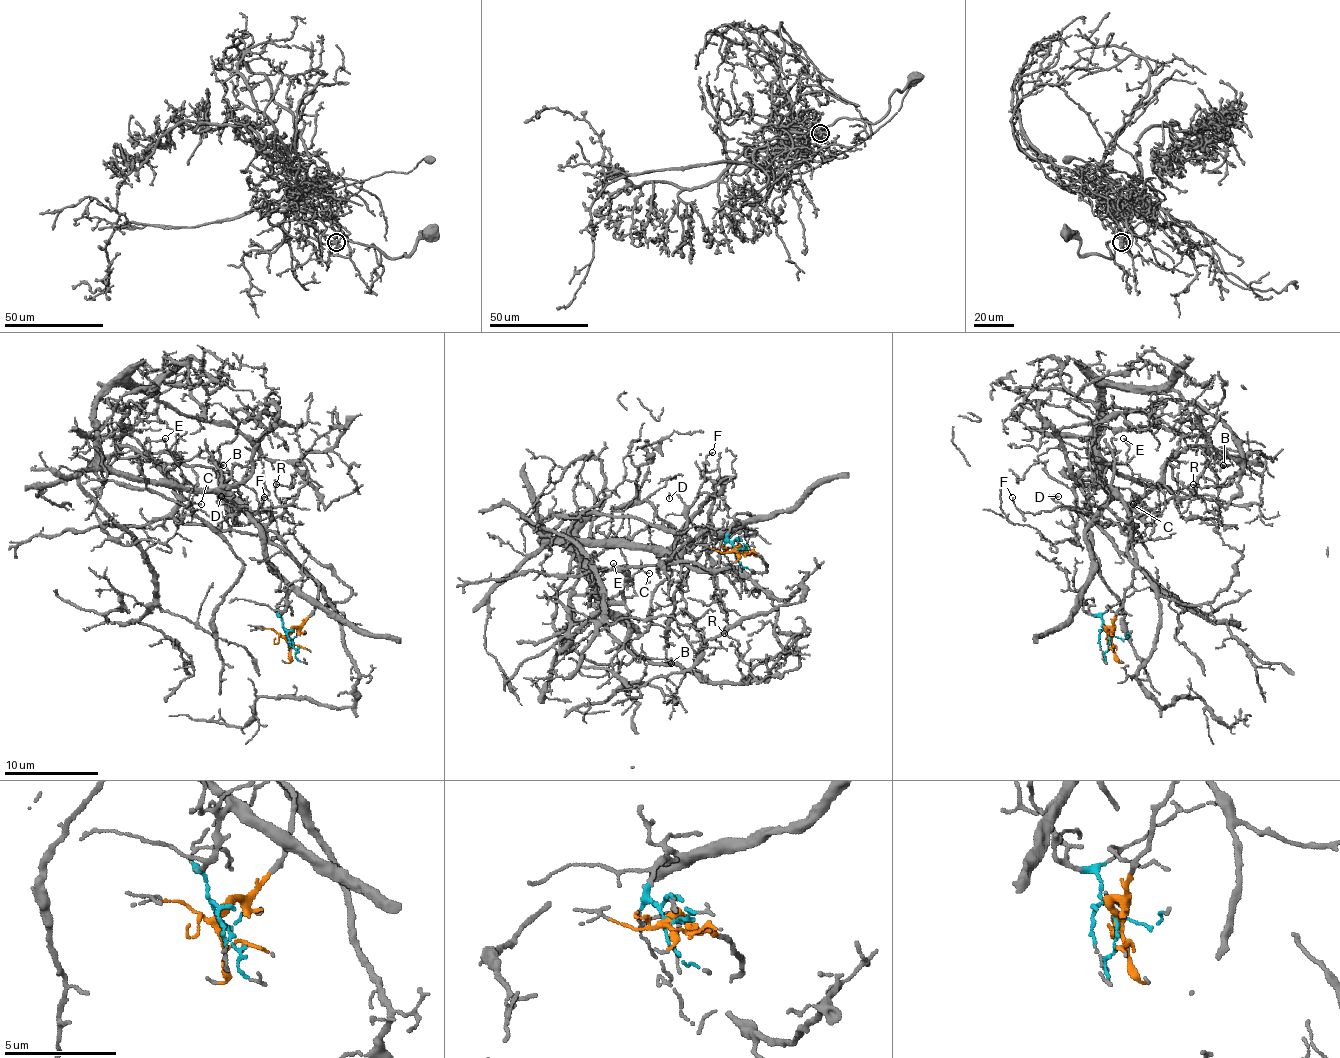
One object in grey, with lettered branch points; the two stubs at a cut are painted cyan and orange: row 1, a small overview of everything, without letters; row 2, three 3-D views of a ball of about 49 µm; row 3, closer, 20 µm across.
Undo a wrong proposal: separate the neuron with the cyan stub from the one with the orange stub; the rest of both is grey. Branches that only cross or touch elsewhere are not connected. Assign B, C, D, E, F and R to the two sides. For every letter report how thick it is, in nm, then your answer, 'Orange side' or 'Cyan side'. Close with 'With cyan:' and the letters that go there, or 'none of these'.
B: Thickness 150 nm. Cyan side
C: Thickness 70 nm. Orange side
D: Thickness 130 nm. Orange side
E: Thickness 130 nm. Cyan side
F: Thickness 90 nm. Orange side
R: Thickness 110 nm. Cyan side
With cyan: B, E, R

